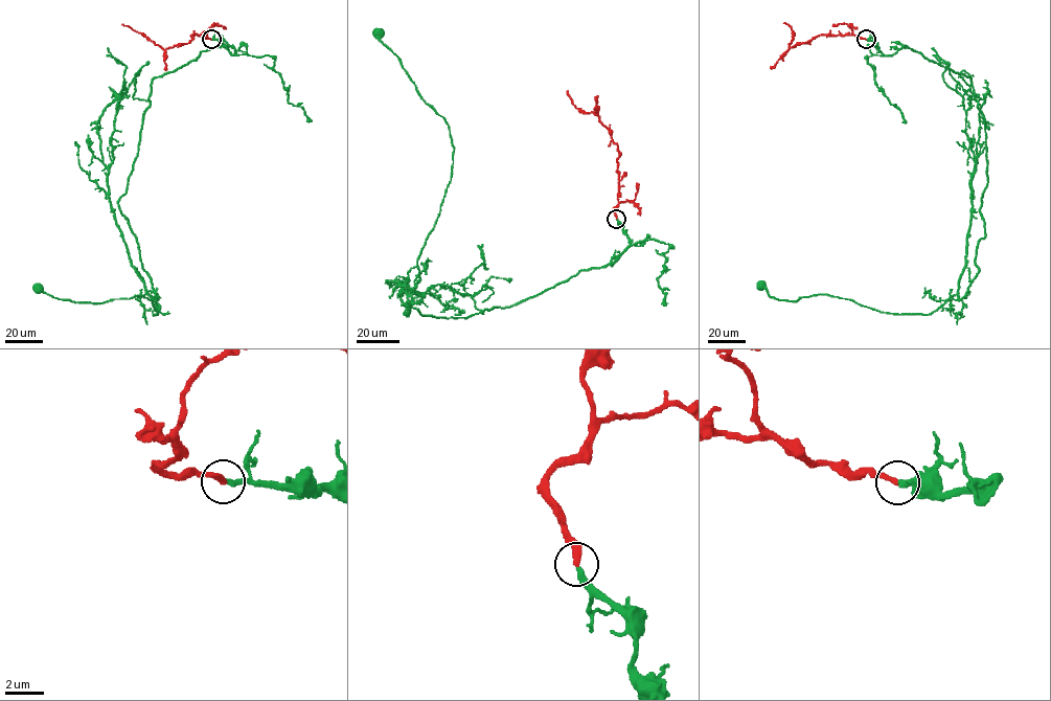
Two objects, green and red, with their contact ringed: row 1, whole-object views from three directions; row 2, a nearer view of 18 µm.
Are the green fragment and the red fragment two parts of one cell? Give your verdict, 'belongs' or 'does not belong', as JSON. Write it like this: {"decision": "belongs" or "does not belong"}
{"decision": "belongs"}

